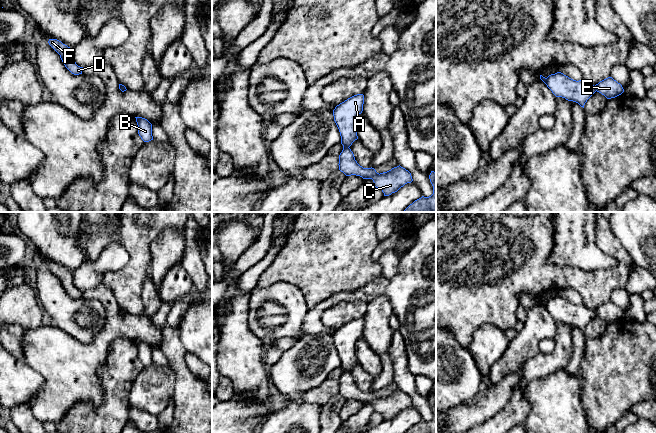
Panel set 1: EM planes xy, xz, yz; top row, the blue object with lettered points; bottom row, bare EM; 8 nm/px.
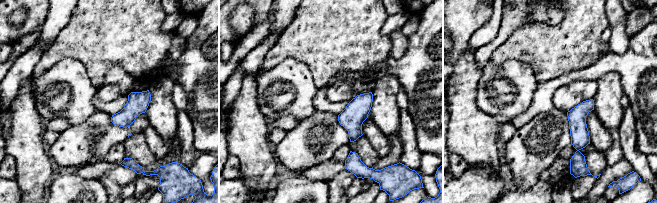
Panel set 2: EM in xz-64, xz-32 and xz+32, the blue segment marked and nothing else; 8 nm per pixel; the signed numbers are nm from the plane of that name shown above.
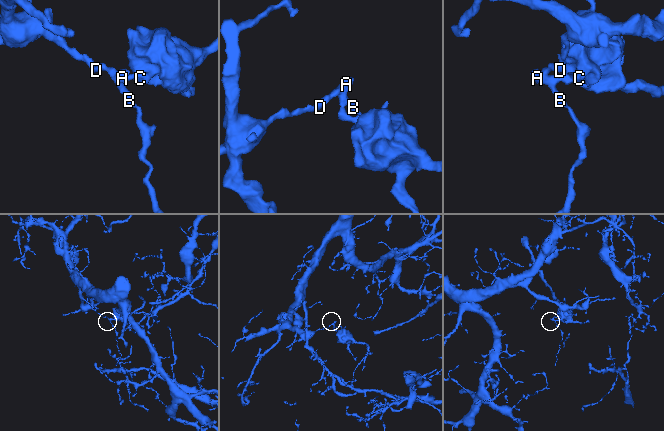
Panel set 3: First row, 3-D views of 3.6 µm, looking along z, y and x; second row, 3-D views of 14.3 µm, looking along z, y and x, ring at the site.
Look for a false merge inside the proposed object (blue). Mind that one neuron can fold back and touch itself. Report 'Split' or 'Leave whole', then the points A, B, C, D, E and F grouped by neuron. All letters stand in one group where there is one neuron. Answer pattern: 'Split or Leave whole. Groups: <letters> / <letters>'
Split. Groups: A B D F / C E

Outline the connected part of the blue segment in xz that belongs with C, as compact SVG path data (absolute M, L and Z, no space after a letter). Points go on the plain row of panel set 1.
M343 372L342 376L339 379L339 394L343 396L346 400L356 399L360 400L363 403L372 403L374 406L374 411L379 412L384 420L389 420L392 417L397 416L401 411L407 407L413 405L411 397L400 389L392 392L391 394L383 397L377 397L374 392L363 392L355 384L354 378L350 372Z

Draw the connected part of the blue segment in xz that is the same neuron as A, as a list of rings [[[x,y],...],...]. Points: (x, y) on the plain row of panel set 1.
[[[354,319],[333,334],[334,345],[339,353],[343,372],[349,372],[358,363],[355,346],[363,335],[364,319]]]

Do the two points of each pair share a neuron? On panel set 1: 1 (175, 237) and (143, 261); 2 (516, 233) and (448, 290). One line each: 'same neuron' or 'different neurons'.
1: different neurons
2: same neuron

